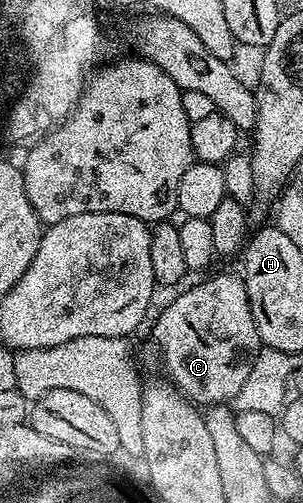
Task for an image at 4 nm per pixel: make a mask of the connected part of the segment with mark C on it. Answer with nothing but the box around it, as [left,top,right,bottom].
[152,274,262,405]

